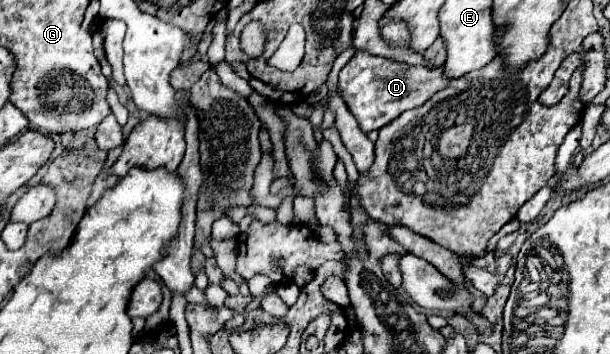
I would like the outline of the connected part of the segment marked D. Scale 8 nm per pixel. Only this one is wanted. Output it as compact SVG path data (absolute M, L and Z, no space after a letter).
M356 52L352 60L342 68L338 90L346 100L352 116L356 116L362 132L380 130L394 118L398 118L404 110L422 106L434 92L448 86L450 80L444 78L442 68L430 70L426 66L408 66L400 62L392 62L380 56L372 56L368 52Z

